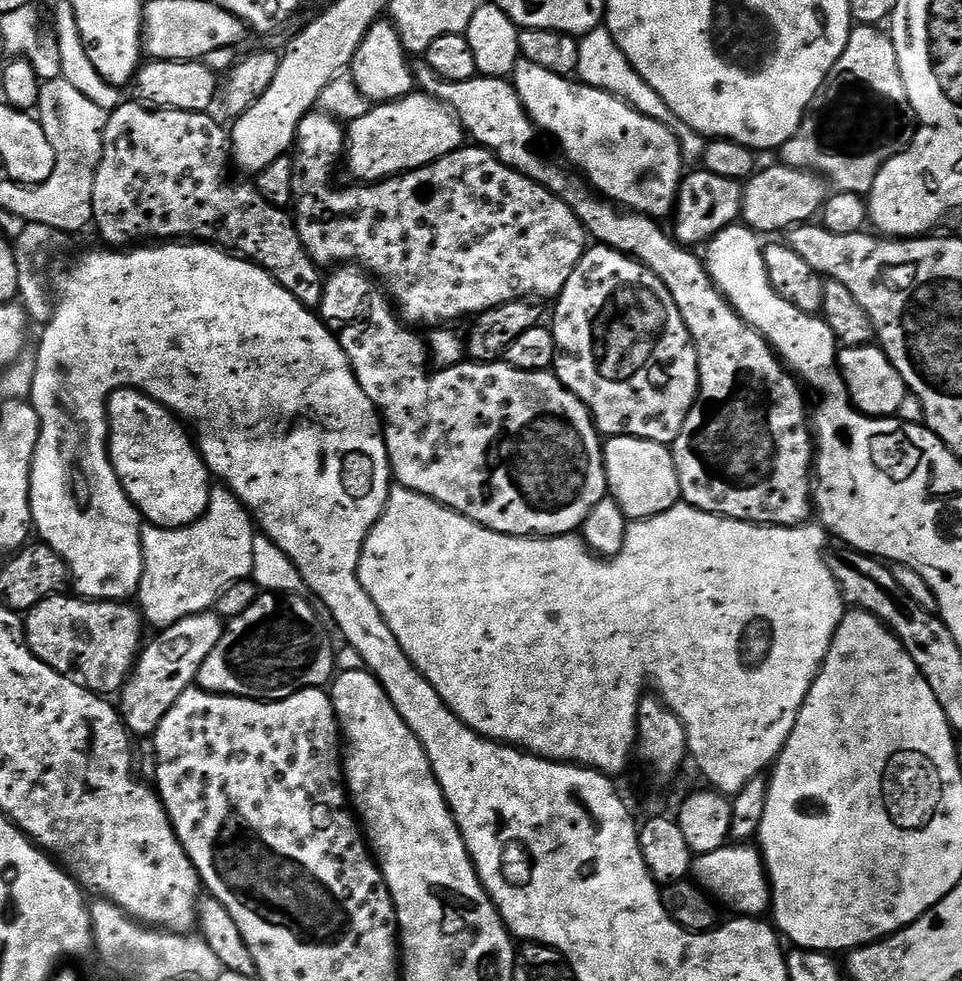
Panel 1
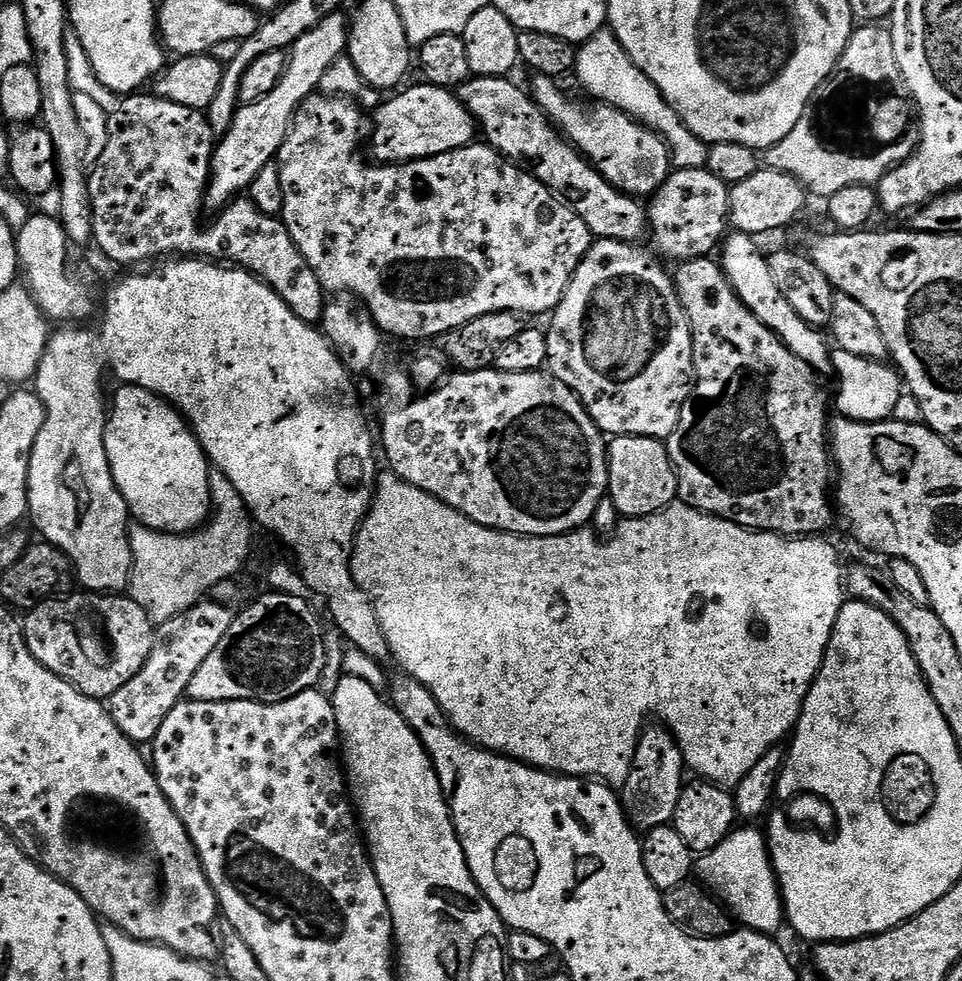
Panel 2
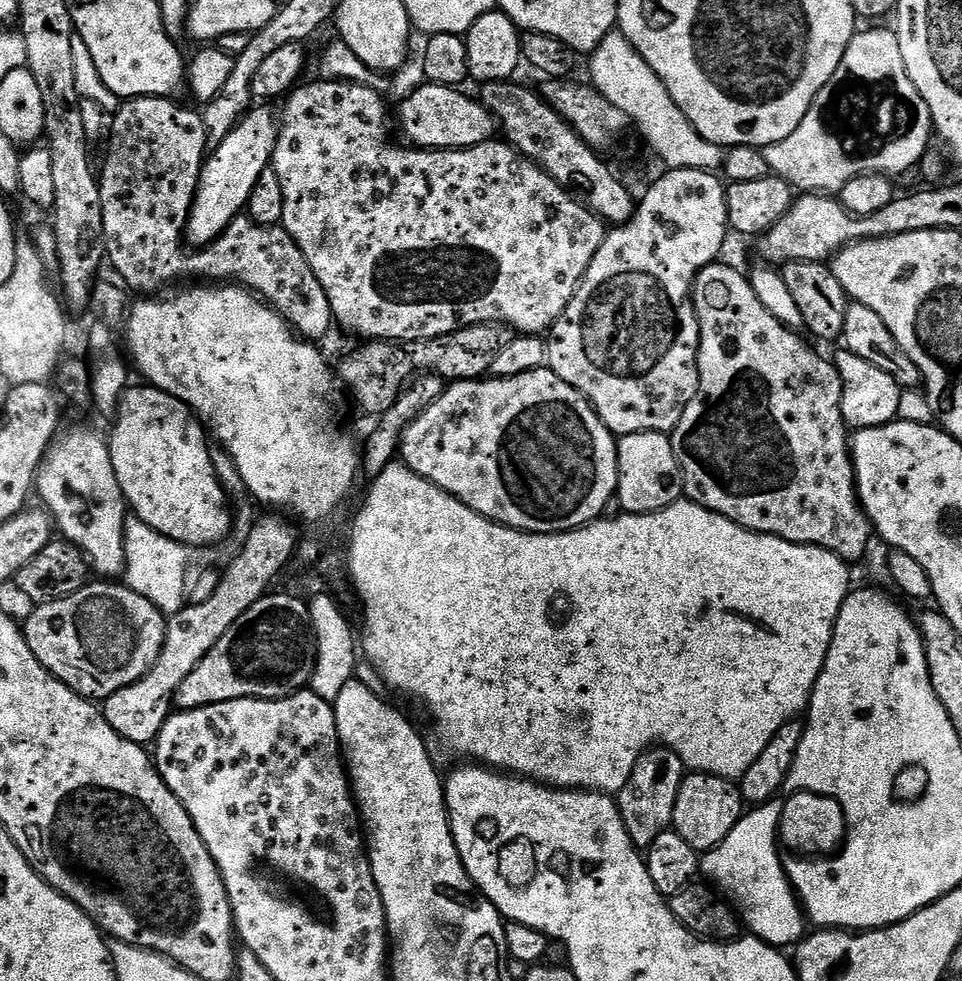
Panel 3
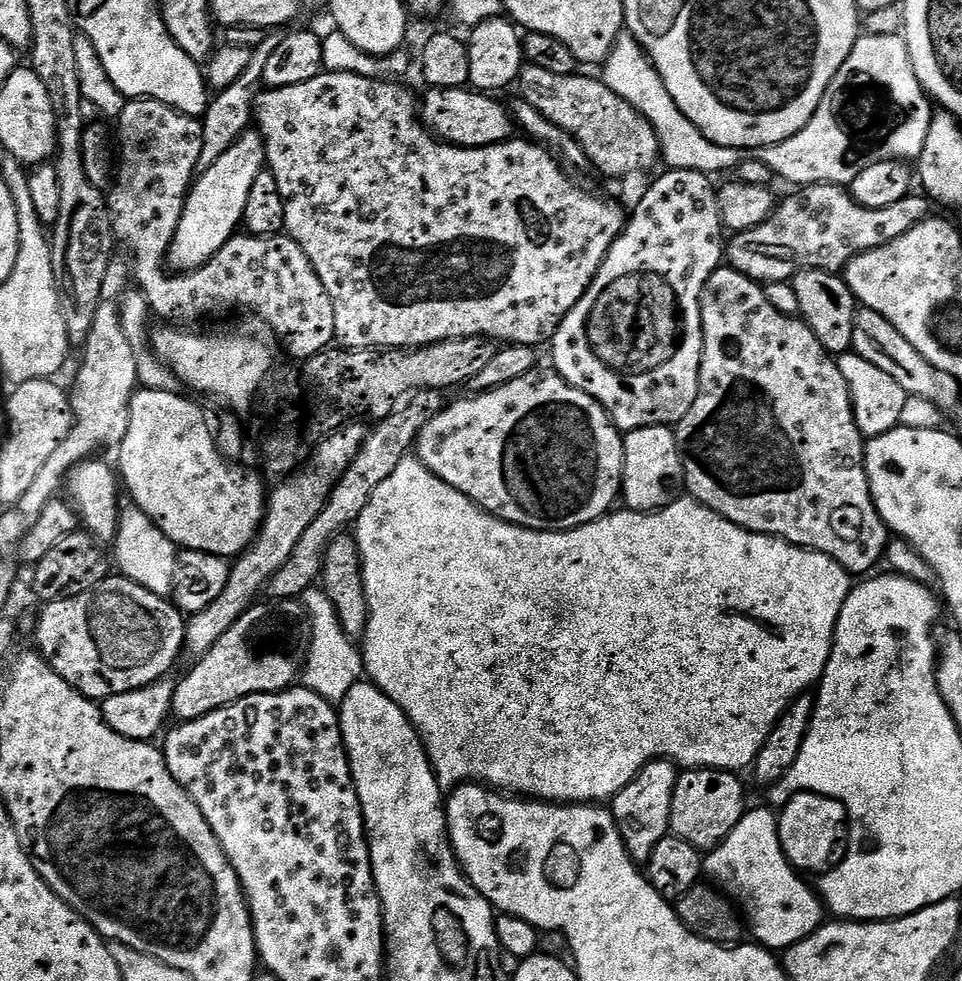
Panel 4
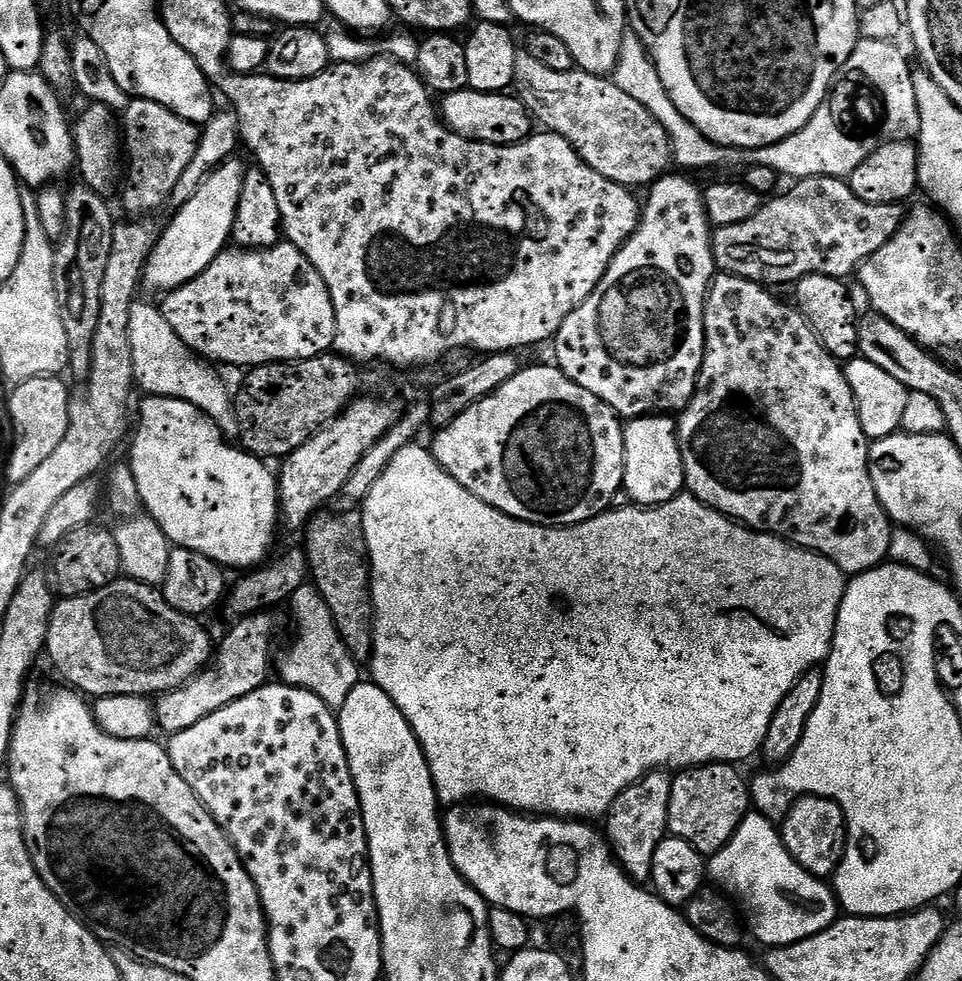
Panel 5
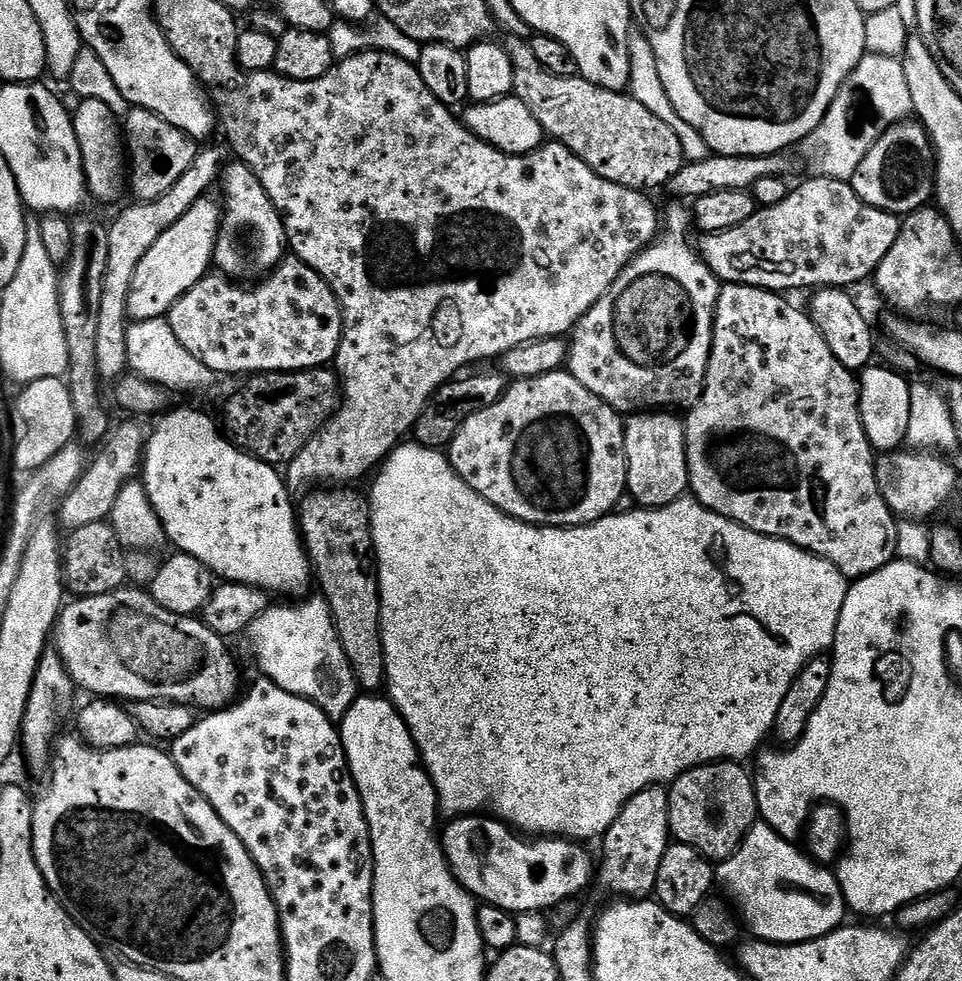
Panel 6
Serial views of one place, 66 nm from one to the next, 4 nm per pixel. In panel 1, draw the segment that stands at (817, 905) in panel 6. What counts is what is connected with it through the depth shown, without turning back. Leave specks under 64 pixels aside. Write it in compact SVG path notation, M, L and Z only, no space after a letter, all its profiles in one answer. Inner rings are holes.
M732 842L710 854L695 857L690 876L709 896L721 905L724 903L732 914L760 918L769 911L772 889L768 883L768 874L764 870L764 857L761 856L759 847L751 843Z

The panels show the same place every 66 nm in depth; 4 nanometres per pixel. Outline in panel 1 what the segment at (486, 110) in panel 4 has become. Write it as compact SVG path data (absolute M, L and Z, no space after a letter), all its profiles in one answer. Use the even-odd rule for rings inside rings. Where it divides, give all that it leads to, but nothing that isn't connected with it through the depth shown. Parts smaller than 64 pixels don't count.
M409 91L399 100L385 100L372 106L368 113L351 121L346 128L343 163L356 182L389 180L401 172L409 172L433 164L446 154L465 147L466 133L459 118L428 93Z

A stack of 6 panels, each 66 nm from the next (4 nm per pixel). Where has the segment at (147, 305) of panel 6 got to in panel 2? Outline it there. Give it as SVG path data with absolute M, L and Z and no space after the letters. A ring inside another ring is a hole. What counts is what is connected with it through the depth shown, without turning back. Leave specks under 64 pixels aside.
M337 14L318 22L318 26L314 26L314 30L302 34L302 38L298 38L298 42L292 45L288 57L288 69L282 74L282 82L278 82L278 86L274 86L274 90L270 90L270 94L266 94L266 98L253 104L243 105L238 109L230 130L225 136L219 137L216 151L212 154L212 174L206 193L206 204L209 209L223 210L227 208L243 193L240 192L243 188L244 191L251 189L254 178L258 174L258 170L262 170L262 166L273 163L279 157L284 139L292 128L292 115L296 113L298 106L307 96L313 95L319 89L322 74L330 69L336 59L345 55L349 31L350 20L349 17L344 17L344 14Z

